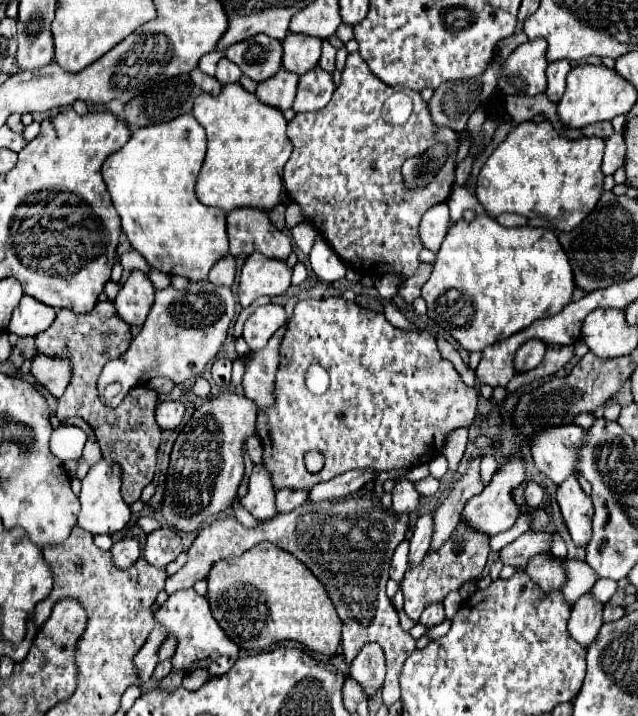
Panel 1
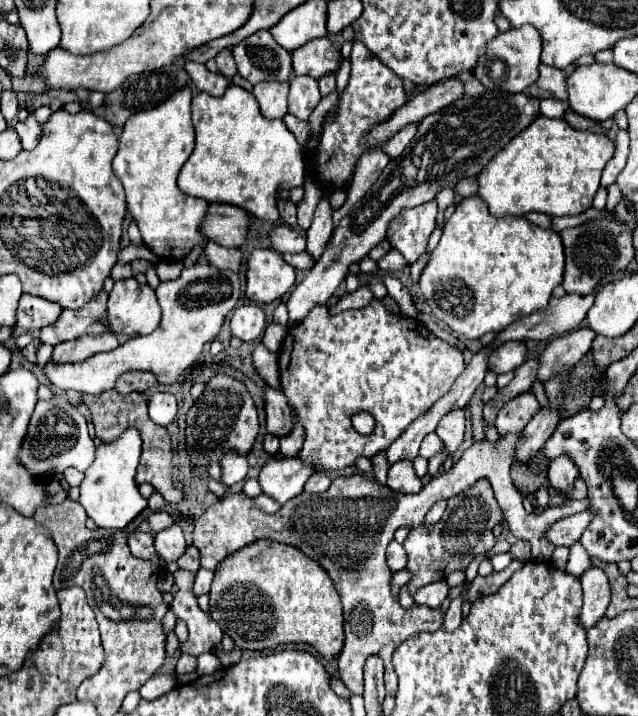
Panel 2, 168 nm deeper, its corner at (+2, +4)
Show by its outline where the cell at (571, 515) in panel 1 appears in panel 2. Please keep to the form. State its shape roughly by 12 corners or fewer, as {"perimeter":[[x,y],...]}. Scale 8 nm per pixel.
{"perimeter":[[568,457],[550,461],[550,485],[564,501],[578,469]]}

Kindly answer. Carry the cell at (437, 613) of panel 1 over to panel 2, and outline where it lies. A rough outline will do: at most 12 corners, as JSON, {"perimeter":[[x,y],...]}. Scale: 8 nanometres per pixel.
{"perimeter":[[446,581],[422,587],[414,601],[436,609],[448,595]]}

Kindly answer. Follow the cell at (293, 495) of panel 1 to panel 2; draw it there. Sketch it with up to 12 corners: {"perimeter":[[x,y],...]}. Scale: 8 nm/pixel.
{"perimeter":[[316,471],[304,485],[304,493],[322,493],[330,475]]}

